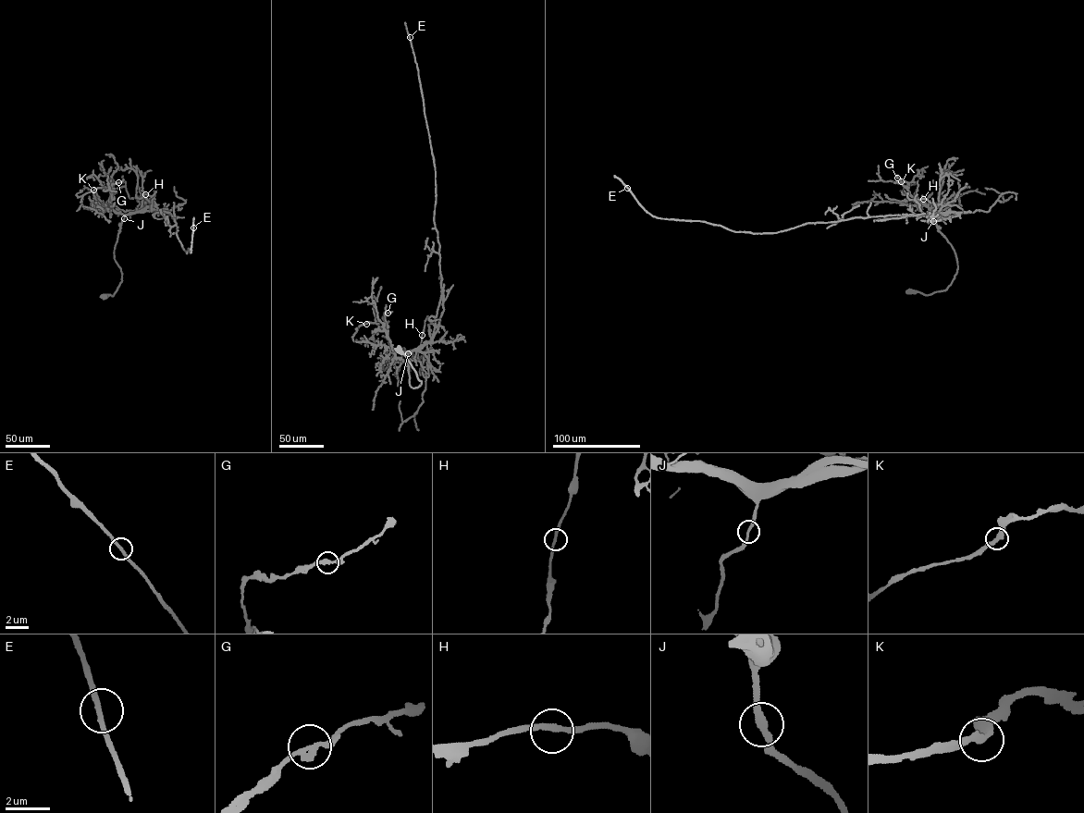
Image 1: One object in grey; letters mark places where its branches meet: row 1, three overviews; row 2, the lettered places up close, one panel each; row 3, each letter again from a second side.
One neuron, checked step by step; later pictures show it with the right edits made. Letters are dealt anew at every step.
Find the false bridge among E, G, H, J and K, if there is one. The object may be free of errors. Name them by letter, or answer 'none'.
none

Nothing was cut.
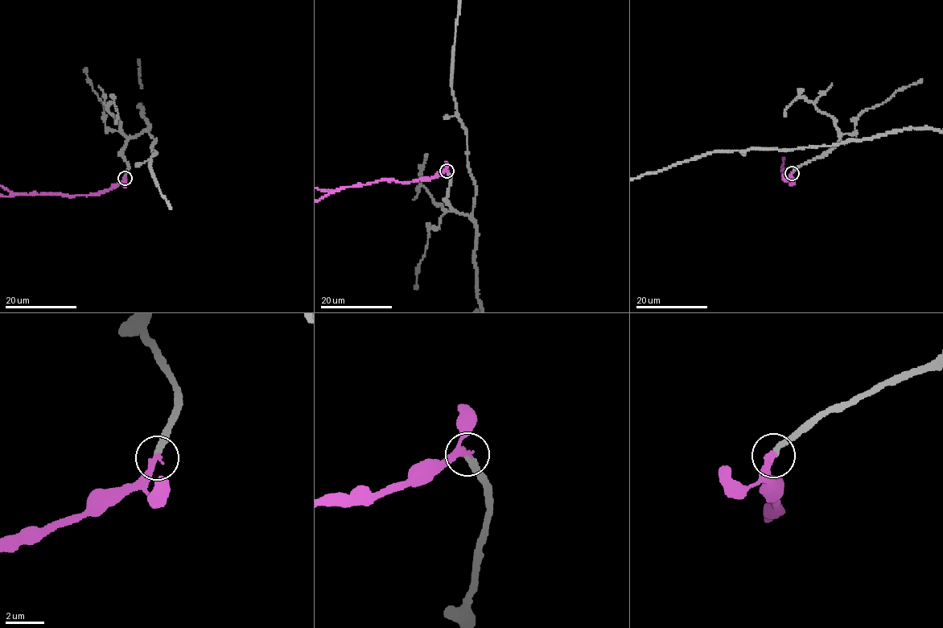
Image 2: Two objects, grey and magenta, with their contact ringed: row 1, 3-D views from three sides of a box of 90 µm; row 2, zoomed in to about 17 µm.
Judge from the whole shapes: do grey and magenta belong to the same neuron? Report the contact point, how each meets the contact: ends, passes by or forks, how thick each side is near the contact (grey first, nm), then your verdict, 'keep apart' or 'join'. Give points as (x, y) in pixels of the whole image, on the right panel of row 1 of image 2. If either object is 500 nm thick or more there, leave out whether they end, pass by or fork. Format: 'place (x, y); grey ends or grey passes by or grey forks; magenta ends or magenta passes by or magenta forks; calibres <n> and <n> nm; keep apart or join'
place (792, 173); grey ends; magenta ends; calibres 280 and 360 nm; join

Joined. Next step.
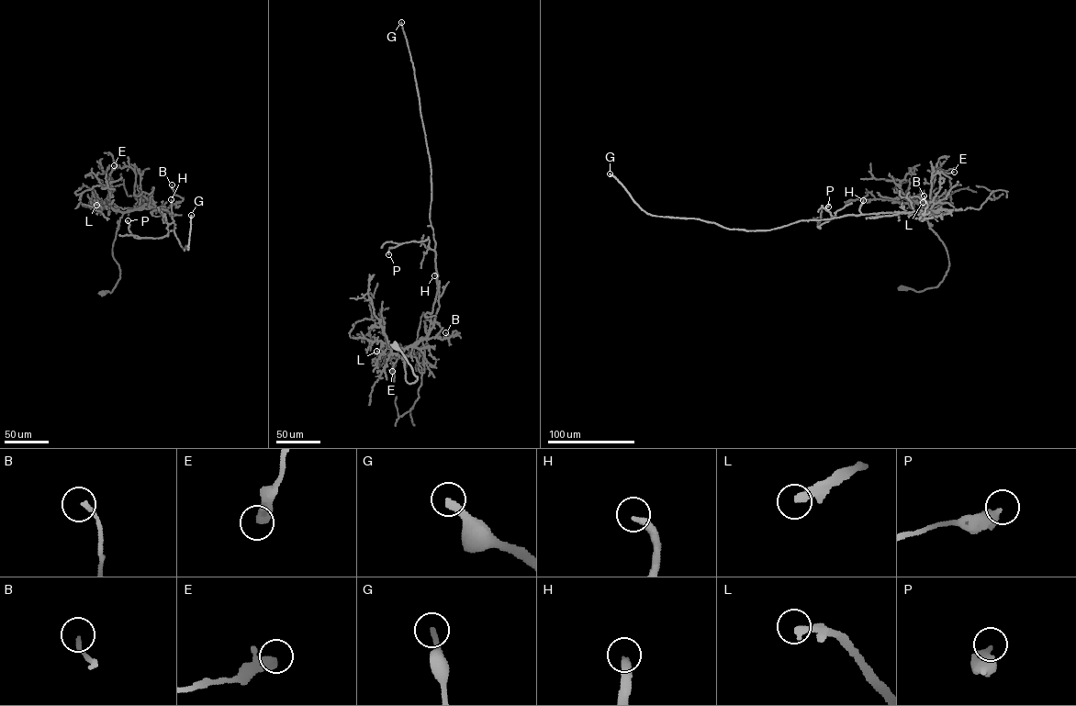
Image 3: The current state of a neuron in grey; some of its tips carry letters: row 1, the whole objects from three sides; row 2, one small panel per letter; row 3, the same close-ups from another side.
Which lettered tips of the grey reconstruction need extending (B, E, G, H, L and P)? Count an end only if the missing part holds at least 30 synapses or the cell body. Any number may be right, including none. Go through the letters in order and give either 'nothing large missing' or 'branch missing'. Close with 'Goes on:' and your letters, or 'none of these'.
B: nothing large missing
E: nothing large missing
G: branch missing
H: branch missing
L: branch missing
P: nothing large missing
Goes on: G, H, L

